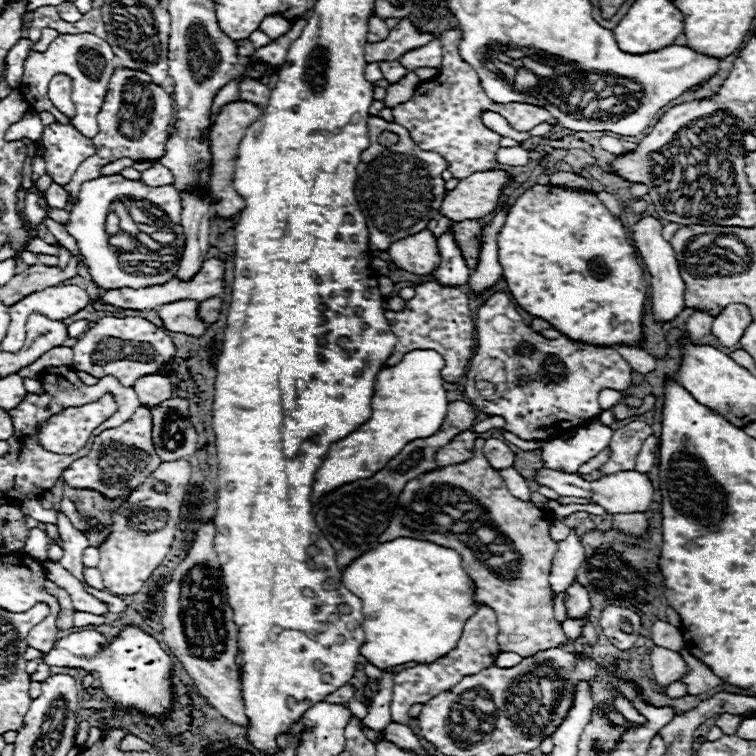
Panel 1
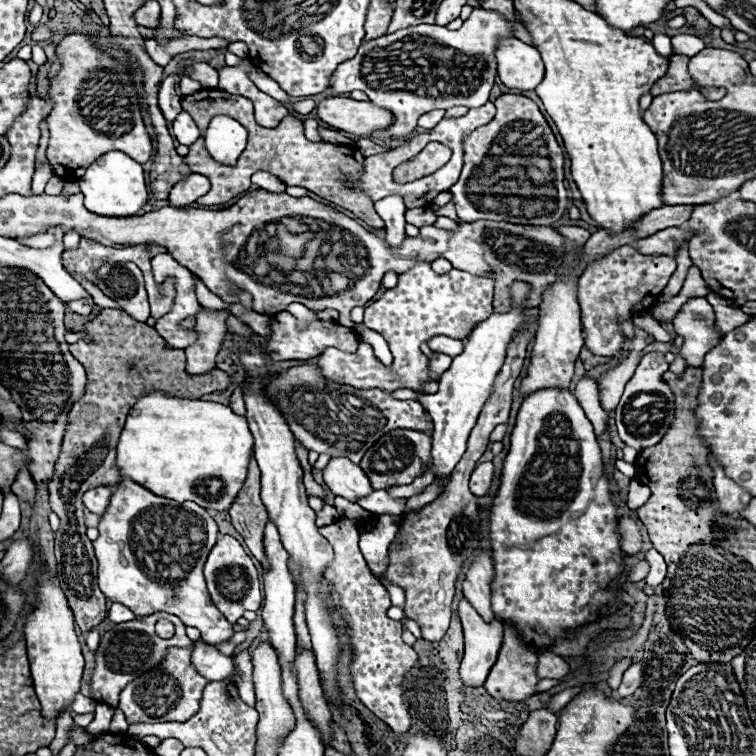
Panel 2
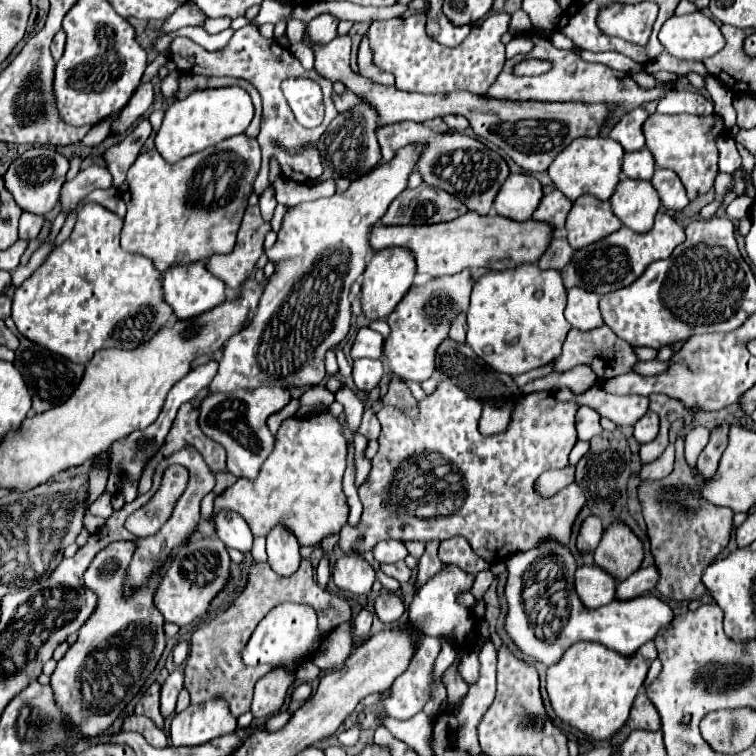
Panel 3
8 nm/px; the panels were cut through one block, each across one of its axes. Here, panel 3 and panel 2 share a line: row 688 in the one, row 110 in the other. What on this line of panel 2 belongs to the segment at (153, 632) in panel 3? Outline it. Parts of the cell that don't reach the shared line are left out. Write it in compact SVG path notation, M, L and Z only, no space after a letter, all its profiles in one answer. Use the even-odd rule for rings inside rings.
M68 34L60 42L60 46L56 46L56 54L62 60L62 70L52 80L50 94L54 100L54 108L52 108L50 116L46 118L46 124L50 130L46 156L50 160L50 164L54 168L64 166L66 170L86 168L110 150L122 150L124 154L128 154L130 158L134 158L140 164L148 162L148 158L152 154L152 142L150 142L148 130L140 116L138 94L134 90L134 78L130 74L130 64L116 60L114 56L120 56L120 54L114 50L98 50L88 34Z

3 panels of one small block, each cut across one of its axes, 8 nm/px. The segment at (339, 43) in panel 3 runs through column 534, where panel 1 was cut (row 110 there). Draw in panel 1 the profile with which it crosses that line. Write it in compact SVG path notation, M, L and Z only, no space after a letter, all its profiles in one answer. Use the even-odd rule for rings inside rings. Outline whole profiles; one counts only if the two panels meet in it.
M118 66L110 78L108 92L102 104L102 110L98 114L98 126L100 132L92 140L98 148L98 152L92 158L86 158L76 174L72 176L72 182L64 186L66 192L72 194L72 198L78 196L80 186L86 180L100 178L102 166L120 160L120 158L132 158L132 160L156 160L166 154L166 140L170 138L170 122L172 122L172 98L170 94L152 82L148 72L122 68Z

